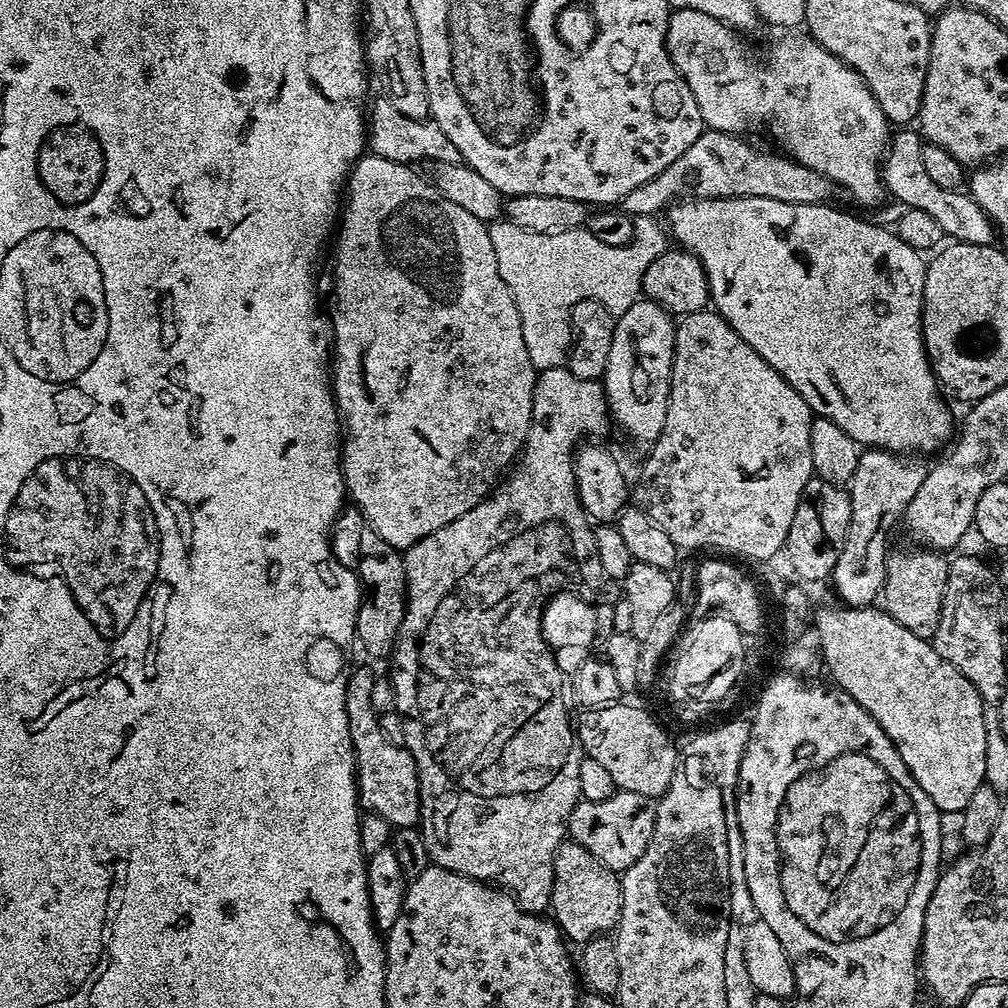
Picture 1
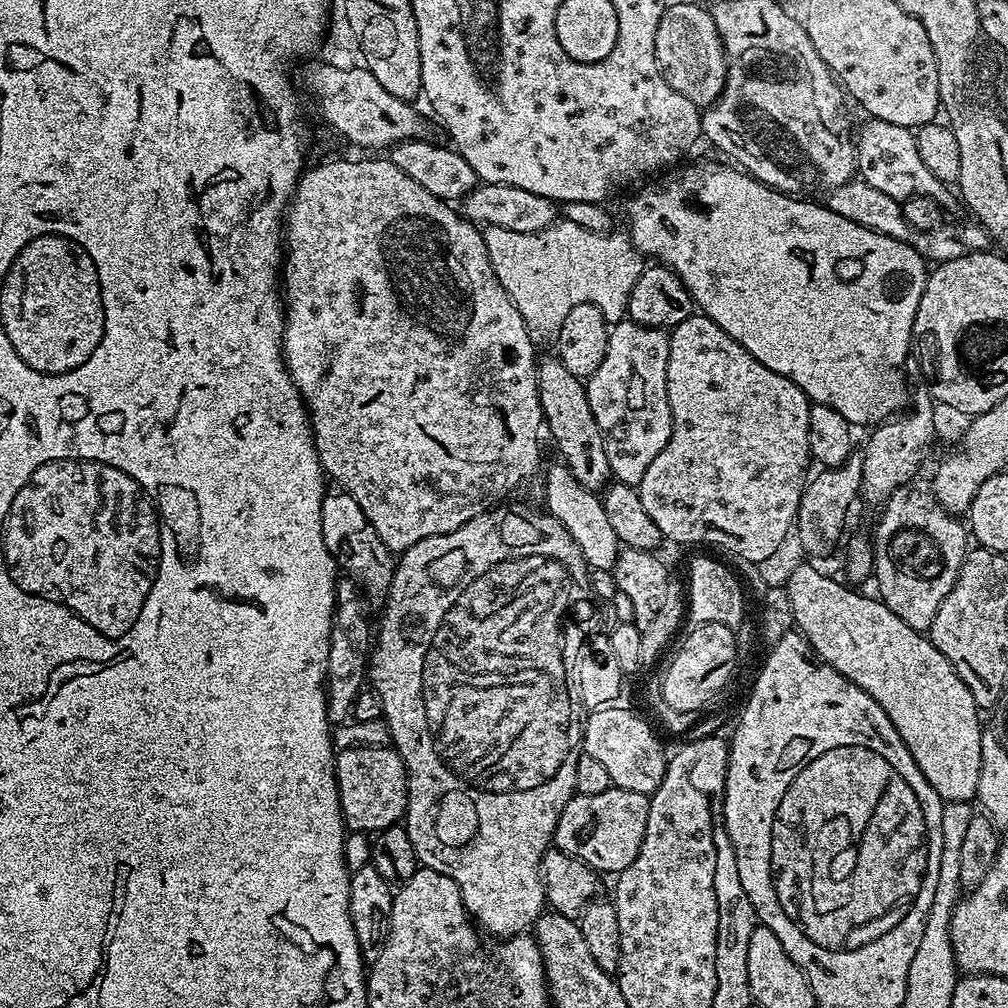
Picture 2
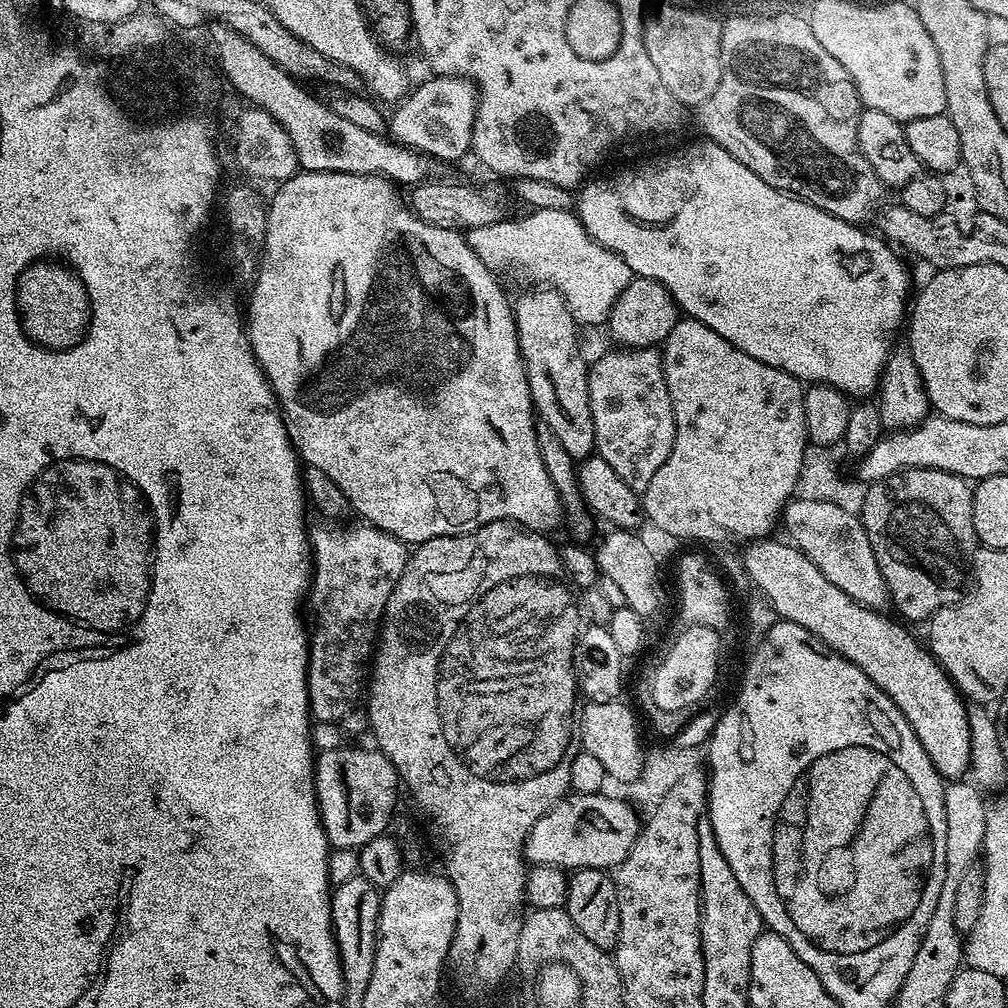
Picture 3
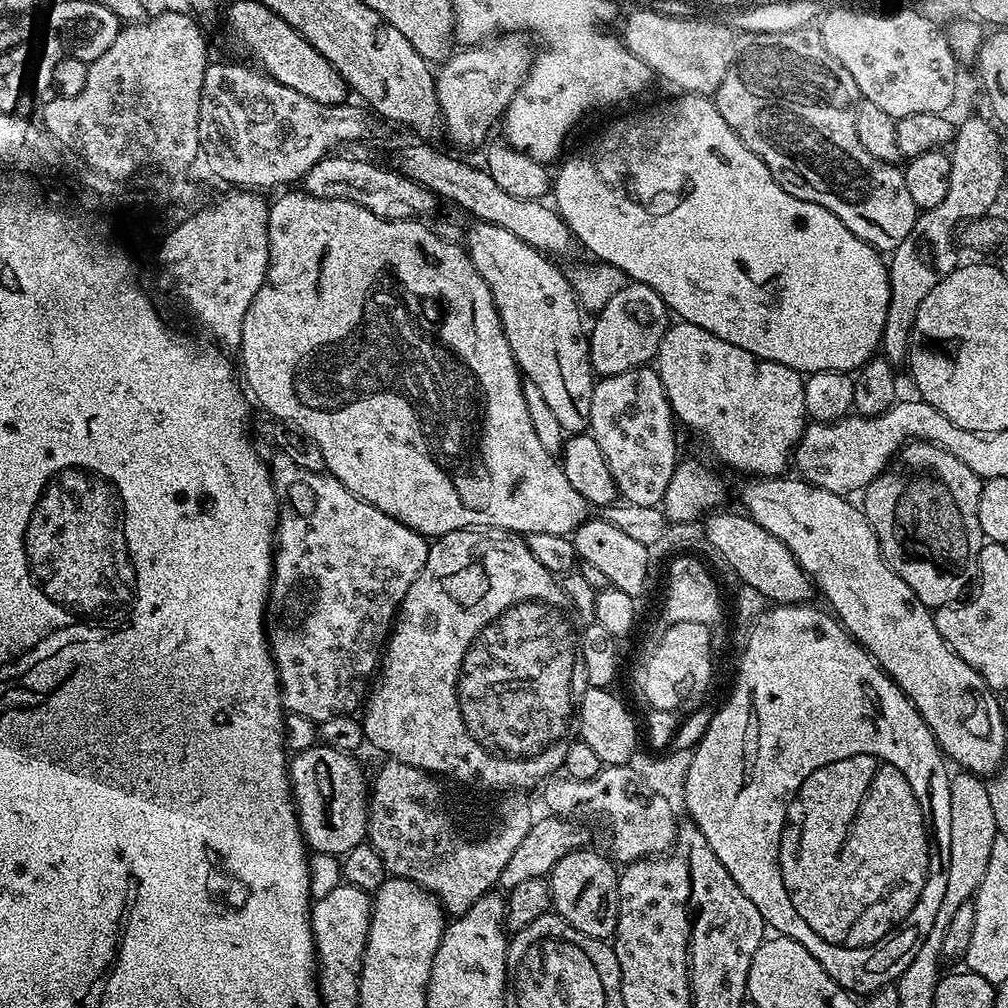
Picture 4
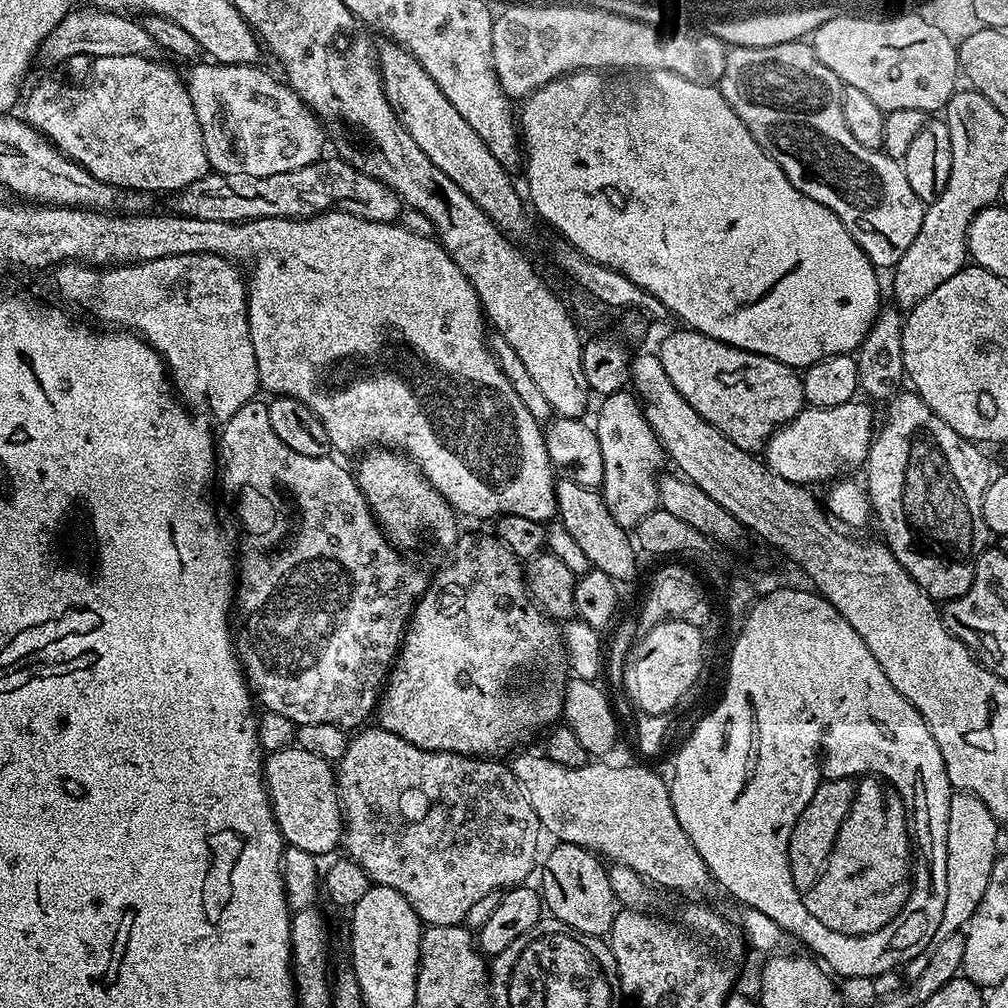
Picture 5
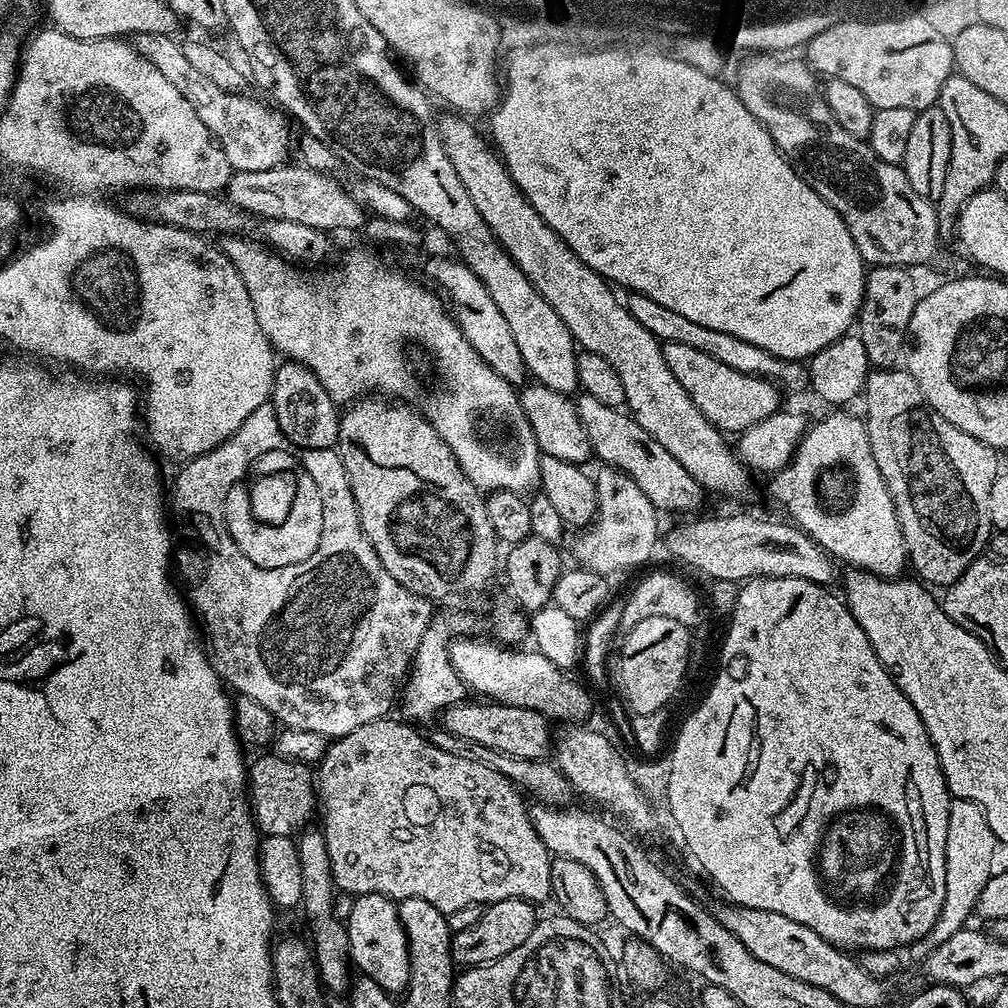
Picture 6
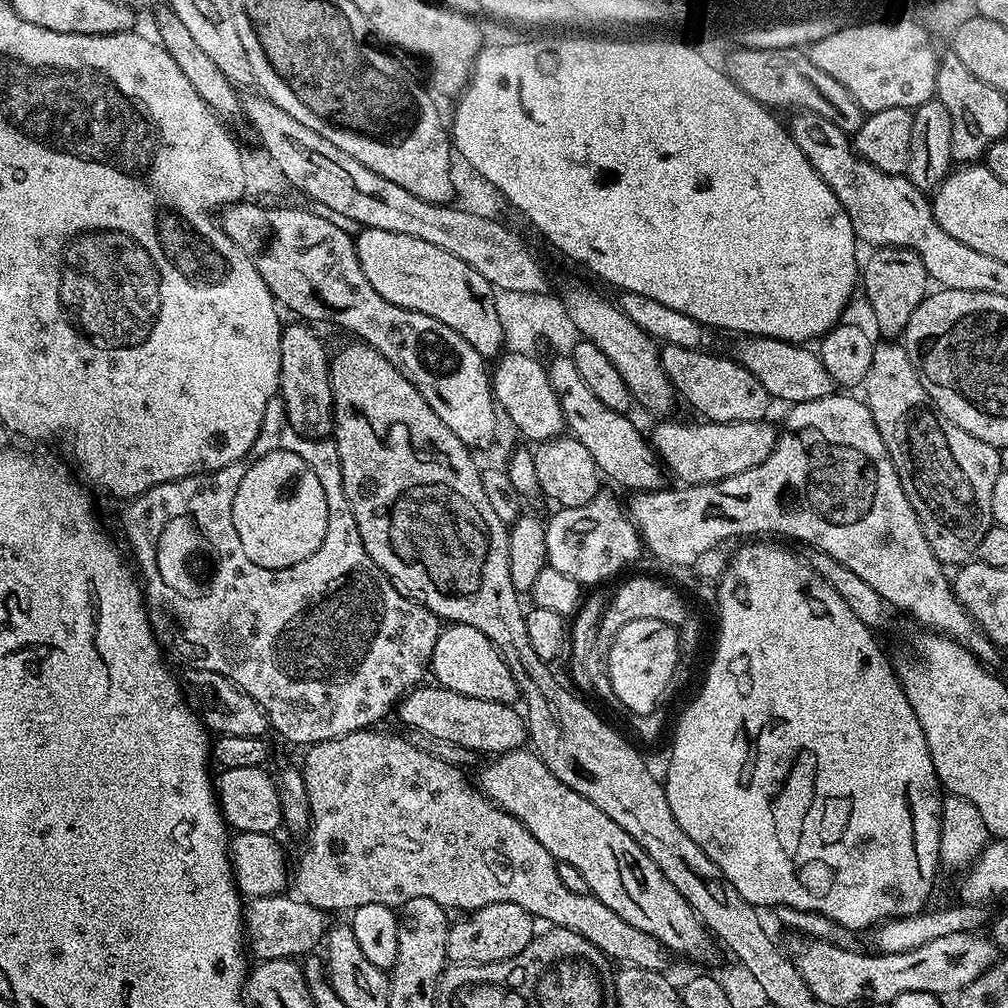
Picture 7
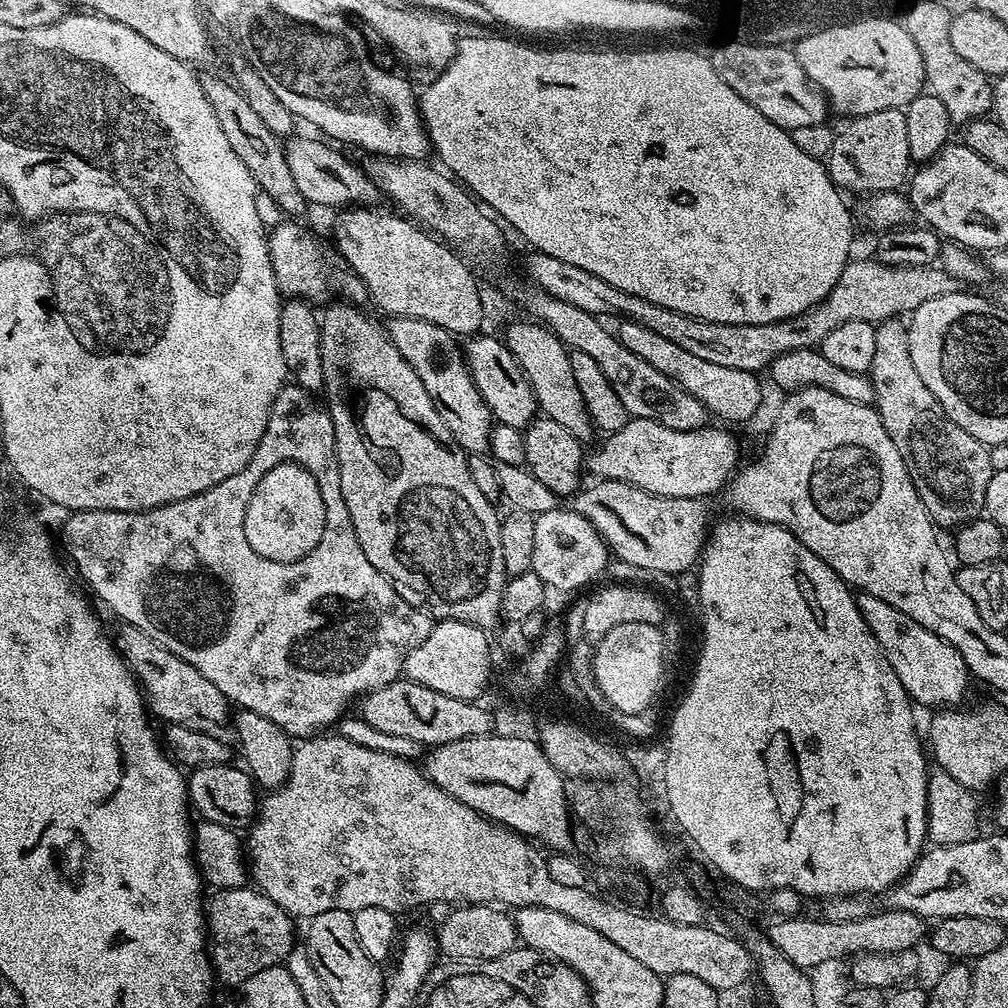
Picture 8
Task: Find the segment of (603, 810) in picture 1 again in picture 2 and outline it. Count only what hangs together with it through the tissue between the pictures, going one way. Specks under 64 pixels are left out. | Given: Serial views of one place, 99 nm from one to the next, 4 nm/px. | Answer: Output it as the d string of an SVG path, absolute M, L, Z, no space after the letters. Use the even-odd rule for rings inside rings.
M610 787L602 794L577 794L562 810L558 818L555 847L586 862L598 874L619 874L638 858L646 838L646 818L650 818L649 797L642 792Z

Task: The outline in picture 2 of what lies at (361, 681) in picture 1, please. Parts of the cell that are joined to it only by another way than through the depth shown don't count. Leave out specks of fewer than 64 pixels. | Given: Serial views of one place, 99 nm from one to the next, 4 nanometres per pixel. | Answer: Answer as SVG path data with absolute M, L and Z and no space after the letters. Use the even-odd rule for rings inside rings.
M355 747L339 750L336 758L336 785L340 799L340 812L348 832L375 834L403 821L408 810L408 771L395 748Z

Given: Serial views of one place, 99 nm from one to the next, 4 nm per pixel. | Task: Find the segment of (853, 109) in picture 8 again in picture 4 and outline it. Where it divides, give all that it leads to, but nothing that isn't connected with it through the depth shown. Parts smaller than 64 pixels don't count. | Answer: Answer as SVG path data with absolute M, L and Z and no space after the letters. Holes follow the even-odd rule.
M834 10L834 14L825 13L819 21L820 37L824 40L826 50L850 74L858 86L861 97L875 102L886 114L897 118L906 114L930 114L931 112L949 111L952 99L956 96L956 68L958 61L948 45L948 40L936 36L932 24L924 24L920 16L899 16L892 12L896 20L864 20L864 16L853 16L849 11Z

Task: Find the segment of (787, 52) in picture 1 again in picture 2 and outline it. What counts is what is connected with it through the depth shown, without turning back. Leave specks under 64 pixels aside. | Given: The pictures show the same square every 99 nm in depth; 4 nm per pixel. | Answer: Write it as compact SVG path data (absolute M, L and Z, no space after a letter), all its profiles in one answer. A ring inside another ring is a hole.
M696 4L669 6L662 14L662 22L658 22L656 61L660 63L666 82L678 94L690 98L698 106L715 104L724 91L728 61L711 11Z

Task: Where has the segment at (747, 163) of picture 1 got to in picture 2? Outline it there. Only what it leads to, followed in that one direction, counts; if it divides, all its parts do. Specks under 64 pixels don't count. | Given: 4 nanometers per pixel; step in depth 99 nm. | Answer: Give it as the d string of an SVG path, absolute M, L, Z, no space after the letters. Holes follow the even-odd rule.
M853 178L827 193L826 206L834 210L834 214L842 214L842 218L850 218L850 222L858 222L866 230L874 230L878 234L886 234L890 238L908 244L925 261L944 264L947 260L969 256L972 252L986 252L990 248L990 237L979 222L972 224L952 224L946 222L940 228L919 232L906 222L904 205L901 201L890 198L890 194L882 194L882 190L874 190L864 180Z

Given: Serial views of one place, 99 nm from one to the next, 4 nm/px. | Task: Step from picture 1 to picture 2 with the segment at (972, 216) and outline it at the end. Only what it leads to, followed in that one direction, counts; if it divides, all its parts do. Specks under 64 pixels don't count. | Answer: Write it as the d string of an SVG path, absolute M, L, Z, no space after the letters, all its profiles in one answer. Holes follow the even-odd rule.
M871 118L865 119L864 129L858 132L856 145L856 170L859 179L864 180L874 190L890 194L890 198L906 201L915 196L934 198L945 210L952 210L958 204L958 196L949 185L944 184L922 162L918 154L915 131L906 126L894 126L894 122L882 122Z

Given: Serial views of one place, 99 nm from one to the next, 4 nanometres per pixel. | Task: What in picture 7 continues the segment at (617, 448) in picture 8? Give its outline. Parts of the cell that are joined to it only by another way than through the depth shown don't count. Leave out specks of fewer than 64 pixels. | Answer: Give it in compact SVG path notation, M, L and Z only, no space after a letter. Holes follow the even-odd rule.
M664 418L650 432L650 445L661 465L677 476L681 485L709 484L730 474L742 474L750 466L758 466L770 458L776 445L777 425L768 424L767 419L746 422L699 422L679 424L673 418ZM669 468L669 469L668 469Z

